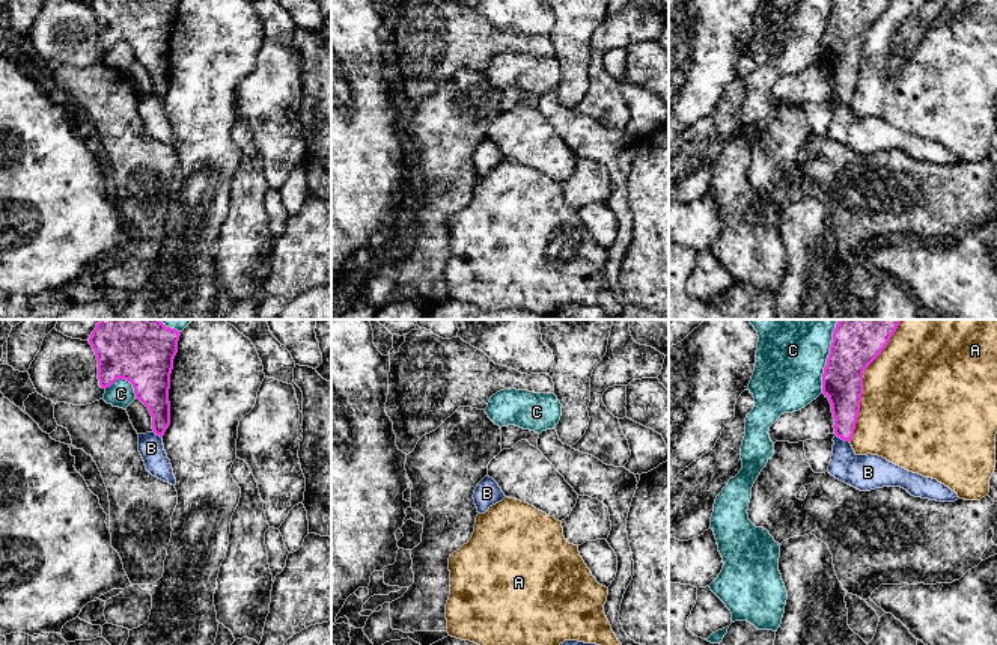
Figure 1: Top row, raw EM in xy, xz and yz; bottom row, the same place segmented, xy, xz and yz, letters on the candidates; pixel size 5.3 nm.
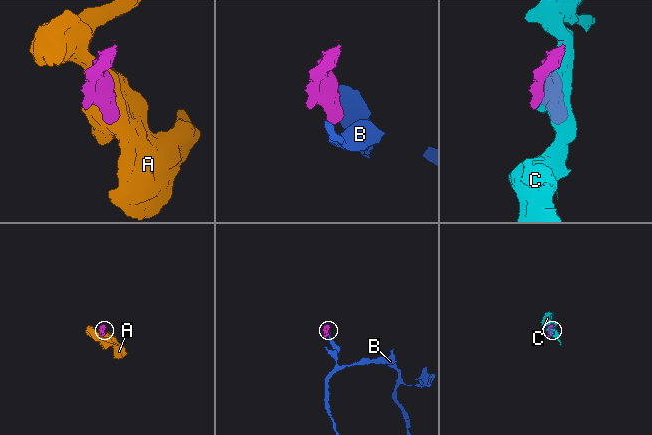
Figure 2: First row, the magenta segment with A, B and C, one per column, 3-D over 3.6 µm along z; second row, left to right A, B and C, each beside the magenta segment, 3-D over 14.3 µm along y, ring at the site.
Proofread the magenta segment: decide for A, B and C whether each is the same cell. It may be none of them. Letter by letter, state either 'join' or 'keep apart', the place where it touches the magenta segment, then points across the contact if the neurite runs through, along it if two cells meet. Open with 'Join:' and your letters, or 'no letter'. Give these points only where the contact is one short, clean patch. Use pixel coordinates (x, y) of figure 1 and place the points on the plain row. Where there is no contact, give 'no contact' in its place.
Join: no letter
A: keep apart; meets magenta in yz at (862, 53)
B: keep apart; meets magenta in yz at (842, 101); border along yz (836, 97), (848, 104)
C: keep apart; meets magenta in yz at (826, 27)

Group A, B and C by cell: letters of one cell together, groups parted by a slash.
A / B / C

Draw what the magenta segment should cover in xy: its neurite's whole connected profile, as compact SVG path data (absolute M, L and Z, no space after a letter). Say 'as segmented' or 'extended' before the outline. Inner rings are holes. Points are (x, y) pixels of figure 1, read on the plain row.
as segmented | M89 0L98 23L99 48L107 51L119 41L130 44L136 60L148 69L152 92L160 99L170 87L169 51L178 3L179 0Z

